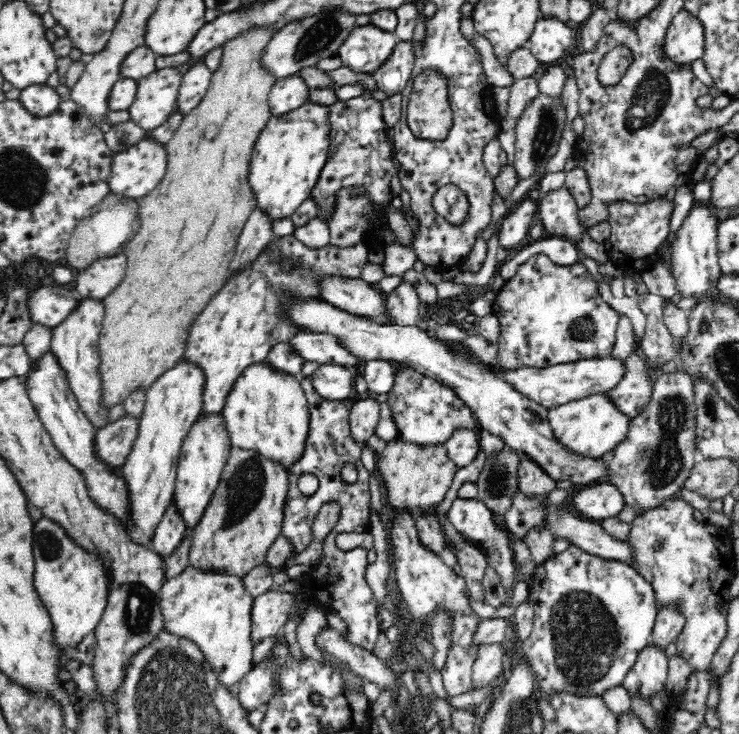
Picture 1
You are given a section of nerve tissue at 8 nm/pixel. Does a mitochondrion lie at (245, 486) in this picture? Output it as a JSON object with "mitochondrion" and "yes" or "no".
{"mitochondrion":"yes"}

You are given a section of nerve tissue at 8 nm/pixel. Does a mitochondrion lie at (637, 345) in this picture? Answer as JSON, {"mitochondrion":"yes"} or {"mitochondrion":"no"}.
{"mitochondrion":"no"}

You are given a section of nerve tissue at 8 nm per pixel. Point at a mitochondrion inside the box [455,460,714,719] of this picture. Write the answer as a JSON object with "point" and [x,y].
{"point":[587,638]}

